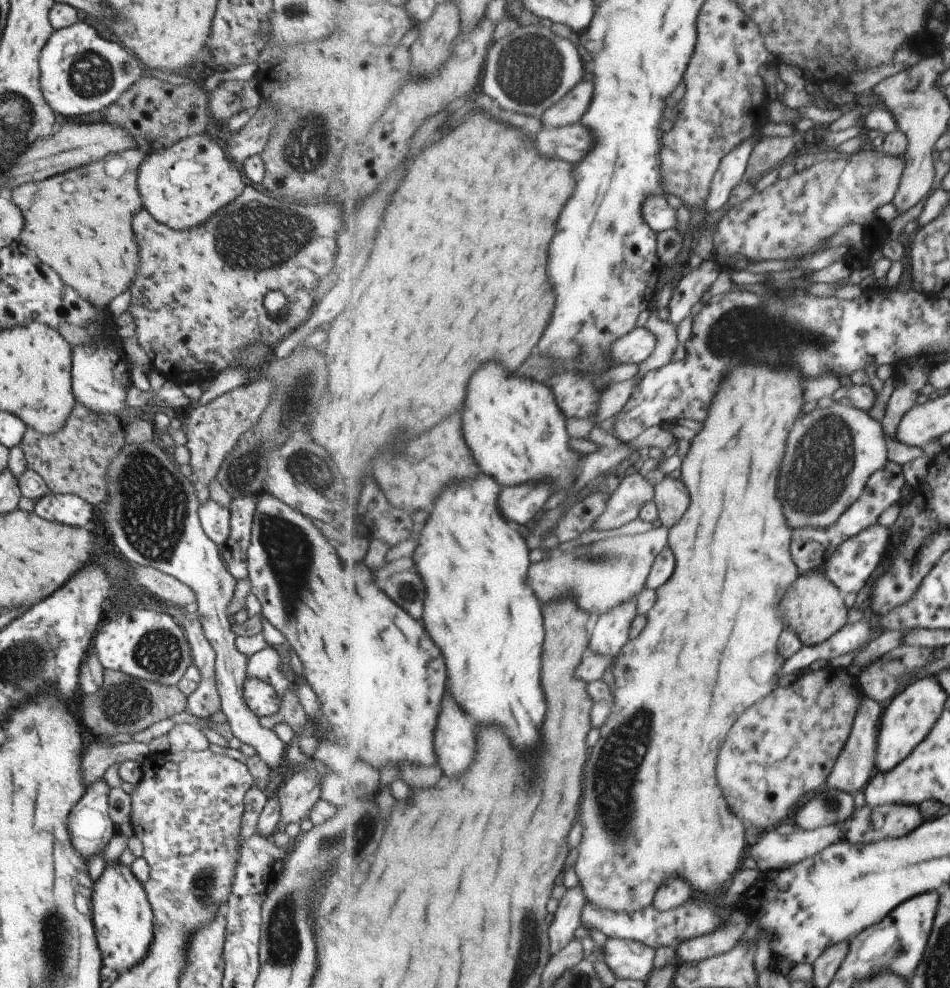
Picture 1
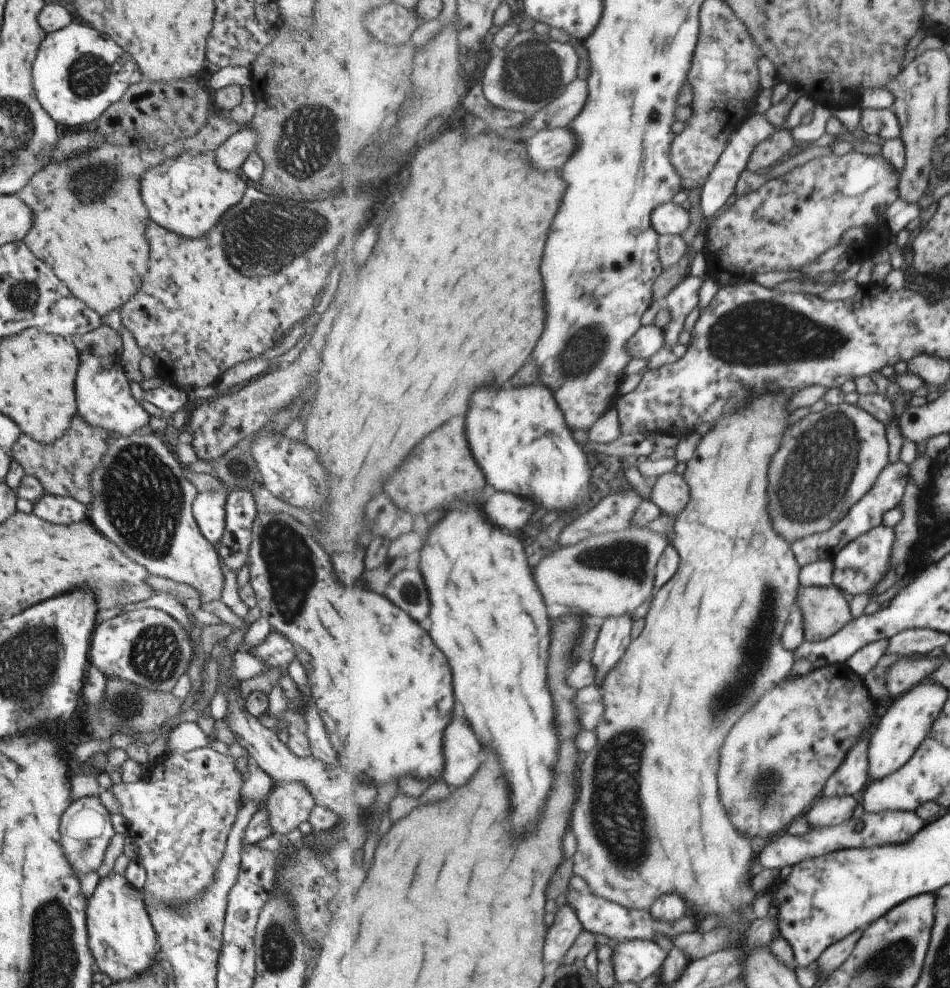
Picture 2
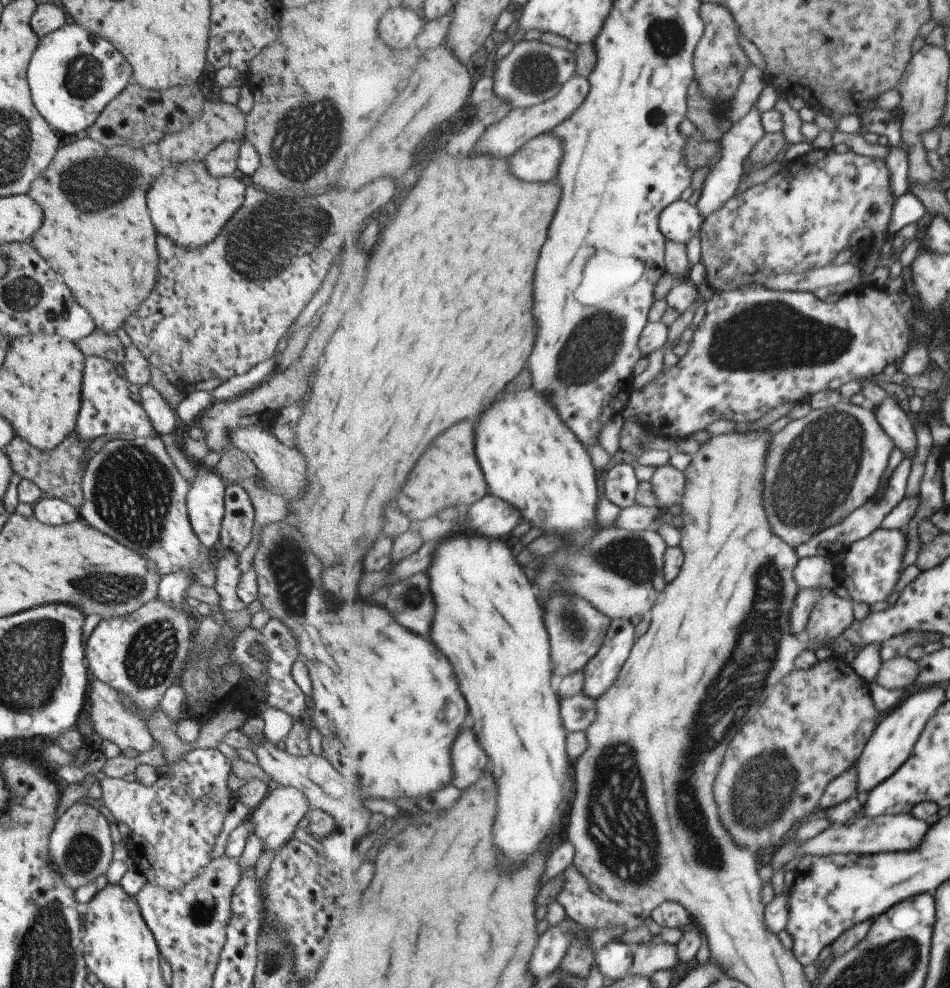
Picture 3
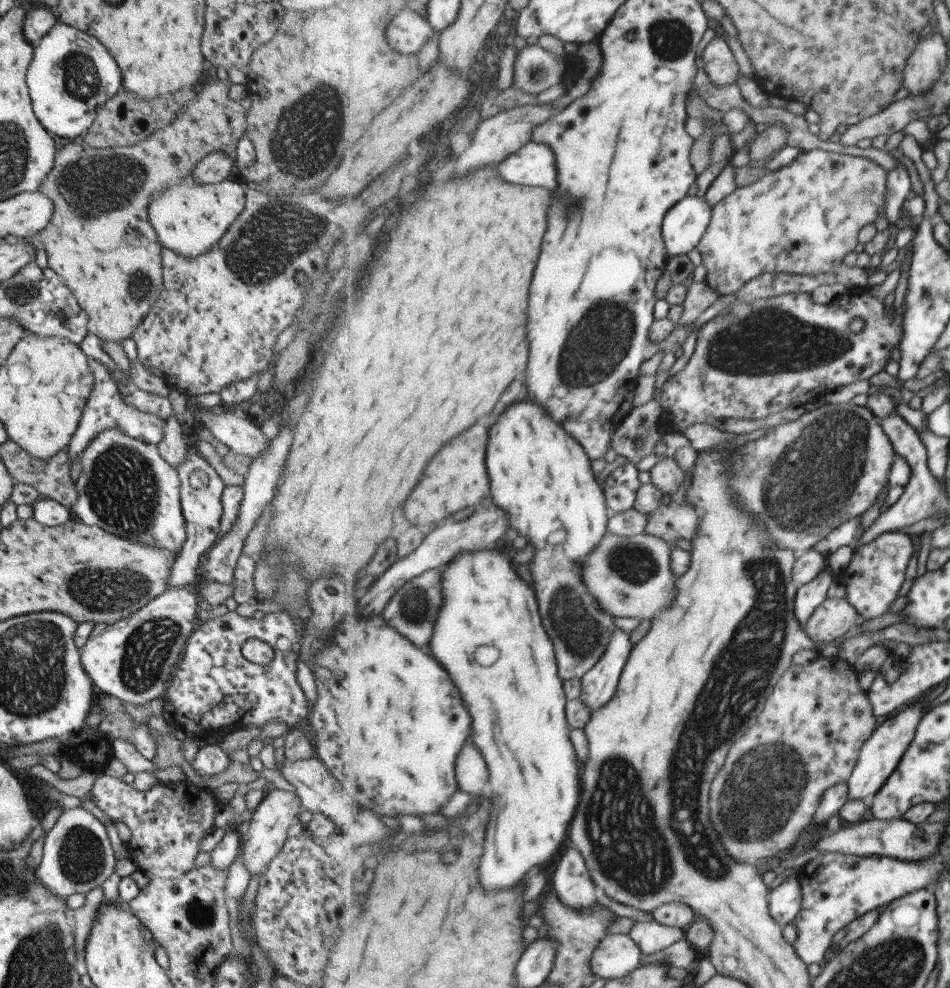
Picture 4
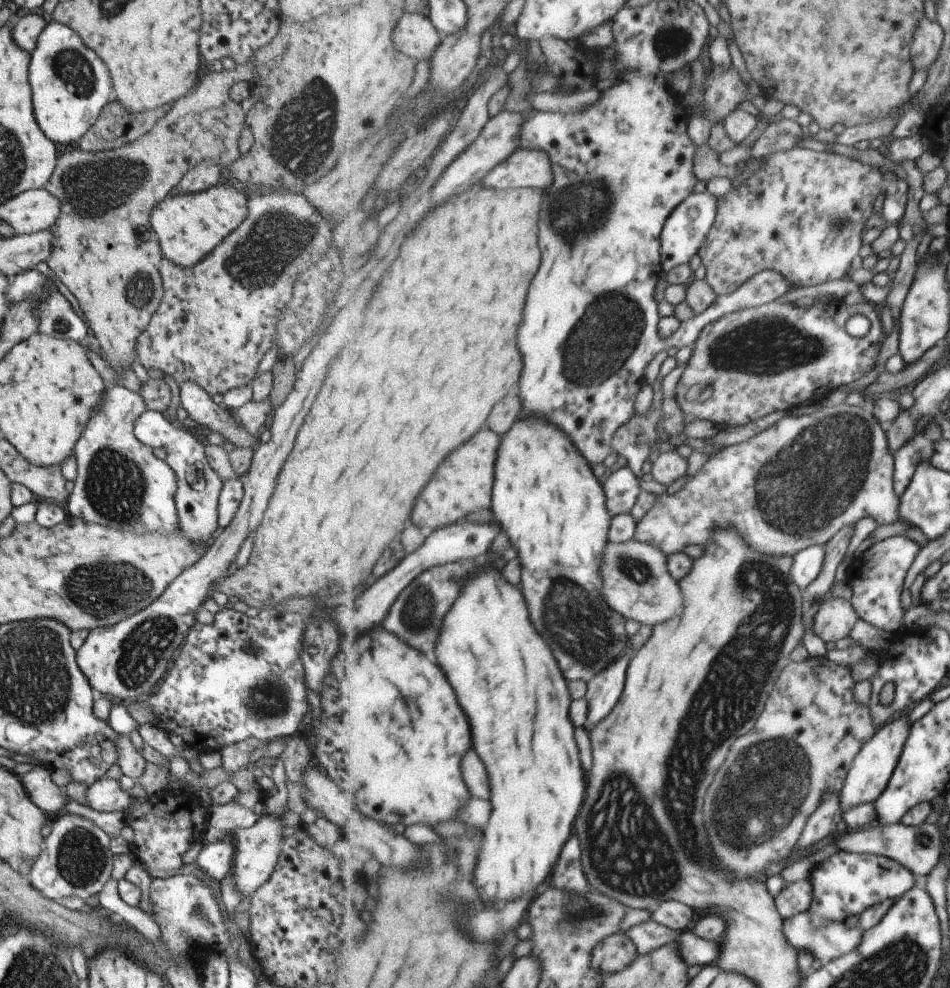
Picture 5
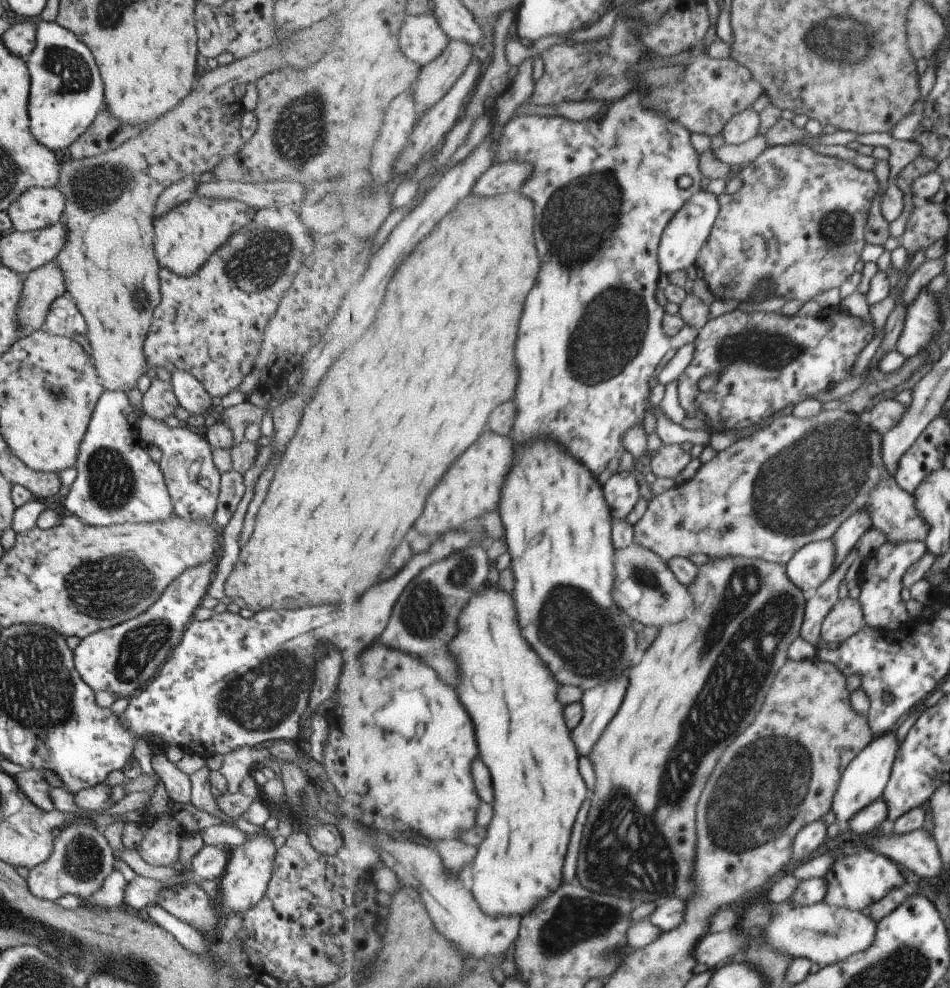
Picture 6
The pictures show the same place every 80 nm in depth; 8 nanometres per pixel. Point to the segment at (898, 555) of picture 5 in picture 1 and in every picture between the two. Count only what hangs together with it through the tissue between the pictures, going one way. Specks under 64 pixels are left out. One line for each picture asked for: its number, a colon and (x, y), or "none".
1: (852, 565)
2: (861, 565)
3: (871, 566)
4: (878, 567)

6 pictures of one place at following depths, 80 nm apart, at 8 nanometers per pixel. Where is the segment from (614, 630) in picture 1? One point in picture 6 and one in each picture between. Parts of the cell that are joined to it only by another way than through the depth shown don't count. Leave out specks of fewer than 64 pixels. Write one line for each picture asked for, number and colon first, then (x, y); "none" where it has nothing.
2: (616, 635)
3: (602, 671)
4: (598, 684)
5: (604, 690)
6: (600, 704)

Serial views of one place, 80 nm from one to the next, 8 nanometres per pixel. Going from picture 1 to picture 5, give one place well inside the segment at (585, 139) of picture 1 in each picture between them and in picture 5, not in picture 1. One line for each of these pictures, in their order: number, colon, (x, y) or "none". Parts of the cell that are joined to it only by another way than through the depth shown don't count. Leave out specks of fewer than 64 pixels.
2: (549, 149)
3: (540, 159)
4: (535, 165)
5: (525, 168)

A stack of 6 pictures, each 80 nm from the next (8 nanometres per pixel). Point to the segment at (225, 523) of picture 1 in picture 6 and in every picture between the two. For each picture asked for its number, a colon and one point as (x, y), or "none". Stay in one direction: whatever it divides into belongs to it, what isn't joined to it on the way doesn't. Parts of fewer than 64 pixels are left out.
2: (208, 511)
3: (204, 500)
4: (200, 488)
5: (197, 487)
6: (192, 482)

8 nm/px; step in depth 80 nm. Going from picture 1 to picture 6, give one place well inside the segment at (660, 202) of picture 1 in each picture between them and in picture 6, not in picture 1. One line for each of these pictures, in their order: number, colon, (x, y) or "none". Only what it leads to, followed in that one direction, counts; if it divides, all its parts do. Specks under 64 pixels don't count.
2: (668, 218)
3: (679, 221)
4: (684, 225)
5: (684, 233)
6: (684, 238)

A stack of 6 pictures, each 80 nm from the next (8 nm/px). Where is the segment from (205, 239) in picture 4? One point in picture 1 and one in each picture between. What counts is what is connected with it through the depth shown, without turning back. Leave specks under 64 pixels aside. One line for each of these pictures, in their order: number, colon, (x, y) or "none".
1: (182, 185)
2: (186, 195)
3: (185, 203)

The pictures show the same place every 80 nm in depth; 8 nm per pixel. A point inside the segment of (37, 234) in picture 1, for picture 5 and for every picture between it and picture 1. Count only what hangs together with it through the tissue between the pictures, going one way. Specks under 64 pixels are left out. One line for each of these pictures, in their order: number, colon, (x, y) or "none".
2: (88, 219)
3: (96, 235)
4: (99, 242)
5: (105, 253)

